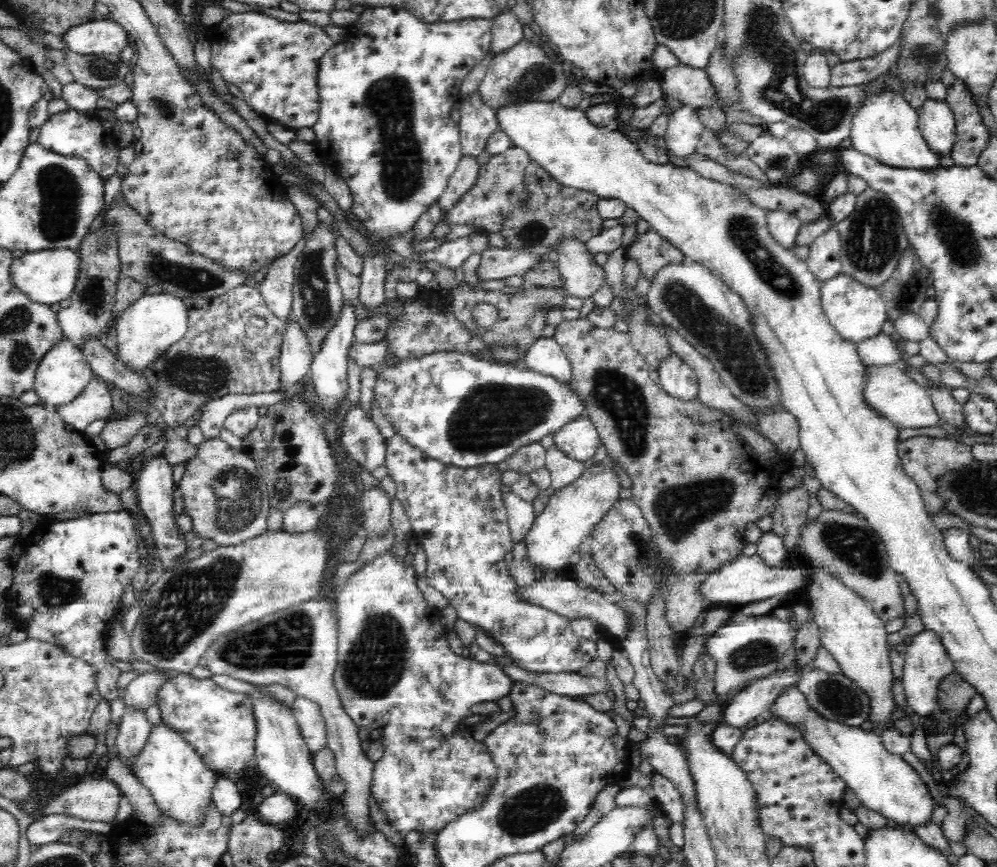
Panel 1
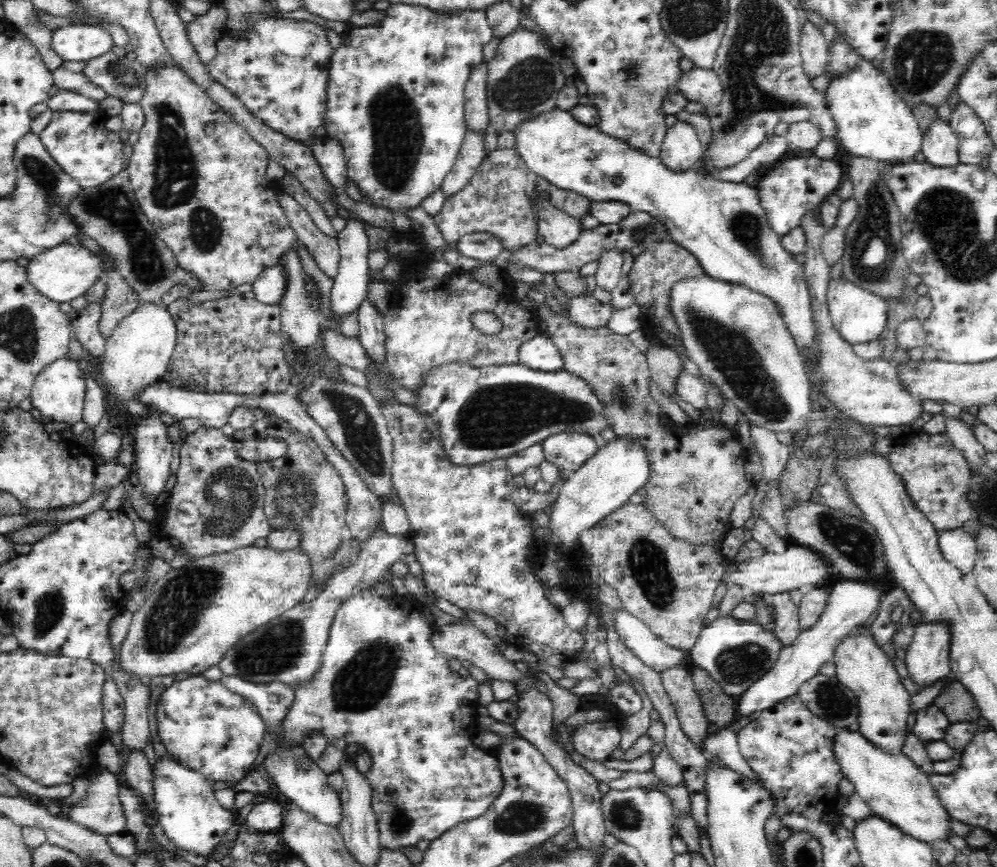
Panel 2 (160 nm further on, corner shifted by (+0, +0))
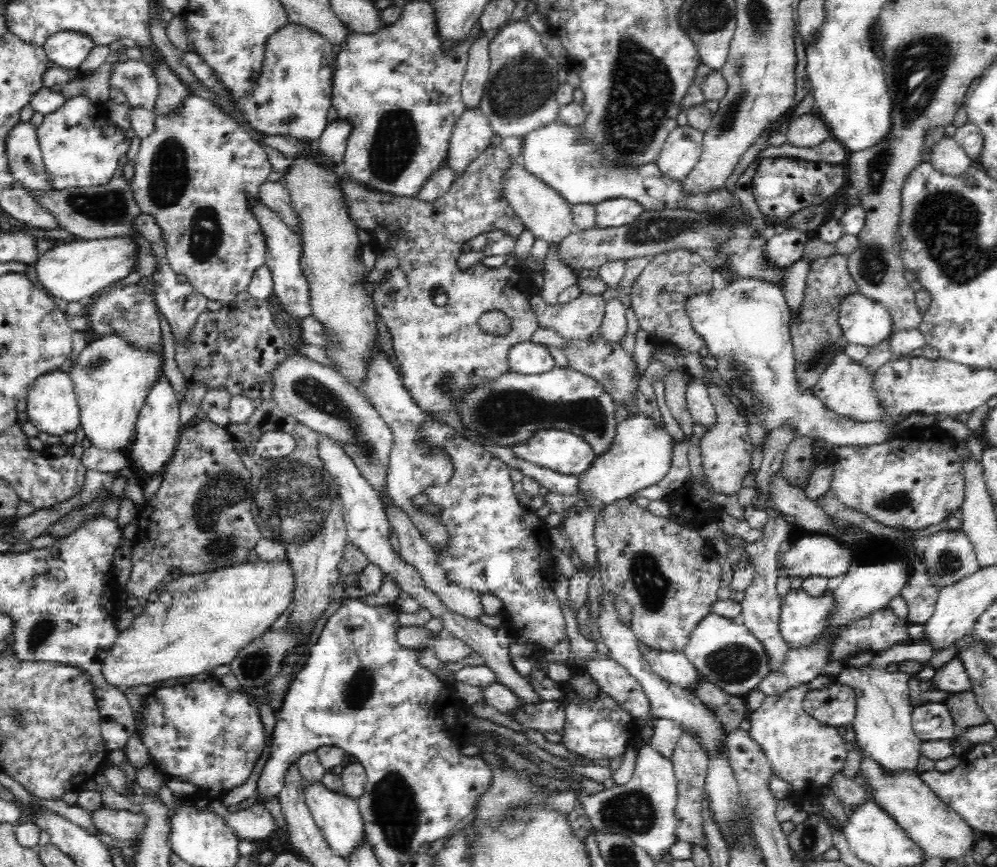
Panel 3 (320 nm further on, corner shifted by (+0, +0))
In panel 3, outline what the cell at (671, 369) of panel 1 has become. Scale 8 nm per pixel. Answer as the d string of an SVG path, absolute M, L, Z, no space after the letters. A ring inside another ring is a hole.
M691 379L685 393L687 408L695 424L701 425L705 430L711 429L717 421L717 414L706 385L700 380Z

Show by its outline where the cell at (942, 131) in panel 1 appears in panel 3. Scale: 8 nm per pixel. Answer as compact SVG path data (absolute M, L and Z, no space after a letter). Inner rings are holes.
M947 136L933 146L931 163L940 173L954 177L965 175L965 172L975 165L966 151L952 137Z

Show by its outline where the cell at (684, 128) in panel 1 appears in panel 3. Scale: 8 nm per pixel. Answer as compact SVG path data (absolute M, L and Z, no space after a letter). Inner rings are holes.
M689 124L670 131L655 160L662 175L684 180L695 167L703 151L703 132Z

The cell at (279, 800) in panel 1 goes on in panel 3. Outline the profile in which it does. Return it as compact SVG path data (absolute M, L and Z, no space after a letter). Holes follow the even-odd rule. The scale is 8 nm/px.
M220 800L210 801L210 810L221 816L229 828L233 828L235 836L240 840L257 841L270 837L276 830L277 819L272 819L263 806L253 804L247 809L229 812Z

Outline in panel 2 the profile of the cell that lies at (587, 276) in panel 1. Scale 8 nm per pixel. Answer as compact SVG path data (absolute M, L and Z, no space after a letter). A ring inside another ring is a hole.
M532 191L528 196L537 221L537 234L544 237L544 243L558 249L564 249L574 243L582 231L580 222L572 219L566 212L552 206L552 203Z

